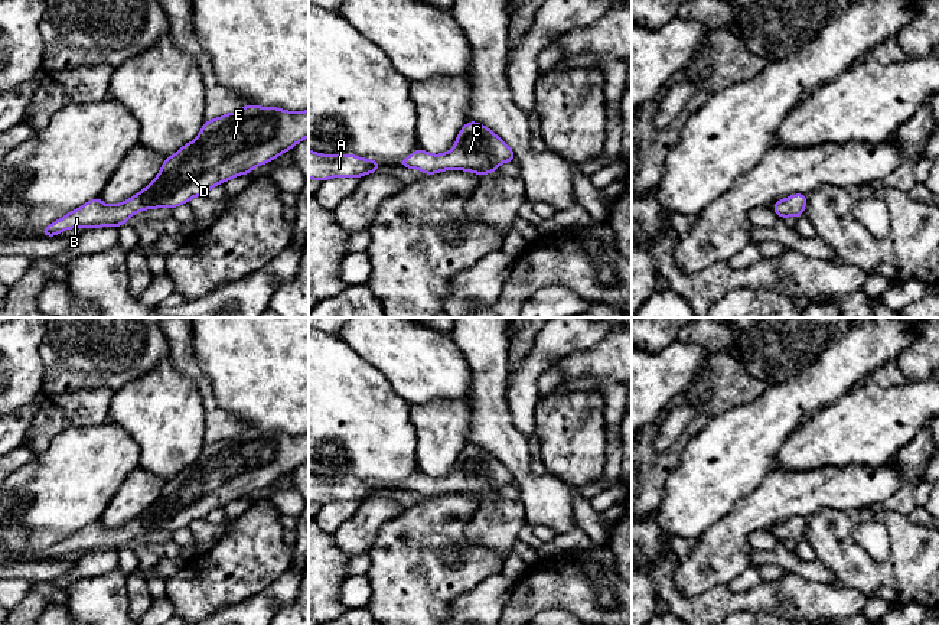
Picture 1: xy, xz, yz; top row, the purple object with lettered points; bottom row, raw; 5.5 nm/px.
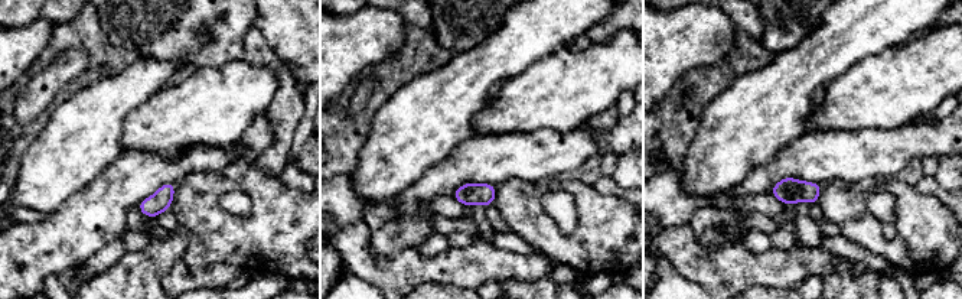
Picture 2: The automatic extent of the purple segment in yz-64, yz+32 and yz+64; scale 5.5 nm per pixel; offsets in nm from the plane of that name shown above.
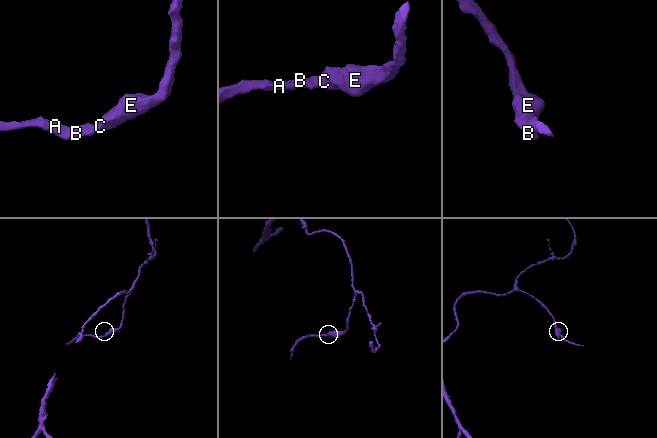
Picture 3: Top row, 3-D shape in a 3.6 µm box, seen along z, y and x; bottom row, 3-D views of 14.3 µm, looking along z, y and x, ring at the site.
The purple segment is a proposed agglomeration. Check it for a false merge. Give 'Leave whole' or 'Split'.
Leave whole

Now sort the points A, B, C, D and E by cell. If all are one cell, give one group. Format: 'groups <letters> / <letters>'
groups A B C D E

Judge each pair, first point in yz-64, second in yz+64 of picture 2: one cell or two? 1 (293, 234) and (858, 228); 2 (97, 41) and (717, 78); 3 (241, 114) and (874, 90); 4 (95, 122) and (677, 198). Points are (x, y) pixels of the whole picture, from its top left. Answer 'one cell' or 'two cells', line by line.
1: one cell
2: one cell
3: one cell
4: two cells

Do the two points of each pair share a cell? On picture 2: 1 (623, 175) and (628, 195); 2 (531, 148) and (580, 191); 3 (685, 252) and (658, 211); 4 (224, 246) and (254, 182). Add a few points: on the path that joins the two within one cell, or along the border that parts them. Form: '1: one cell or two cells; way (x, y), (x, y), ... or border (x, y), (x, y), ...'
1: two cells; border (610, 176), (628, 188)
2: two cells; border (573, 175), (550, 181)
3: two cells; border (688, 223), (680, 227), (667, 227), (658, 236)
4: one cell; way (240, 233), (258, 214), (258, 198)

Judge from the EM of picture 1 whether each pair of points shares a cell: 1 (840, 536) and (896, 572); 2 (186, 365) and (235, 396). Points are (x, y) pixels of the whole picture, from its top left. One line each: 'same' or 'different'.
1: same
2: different

